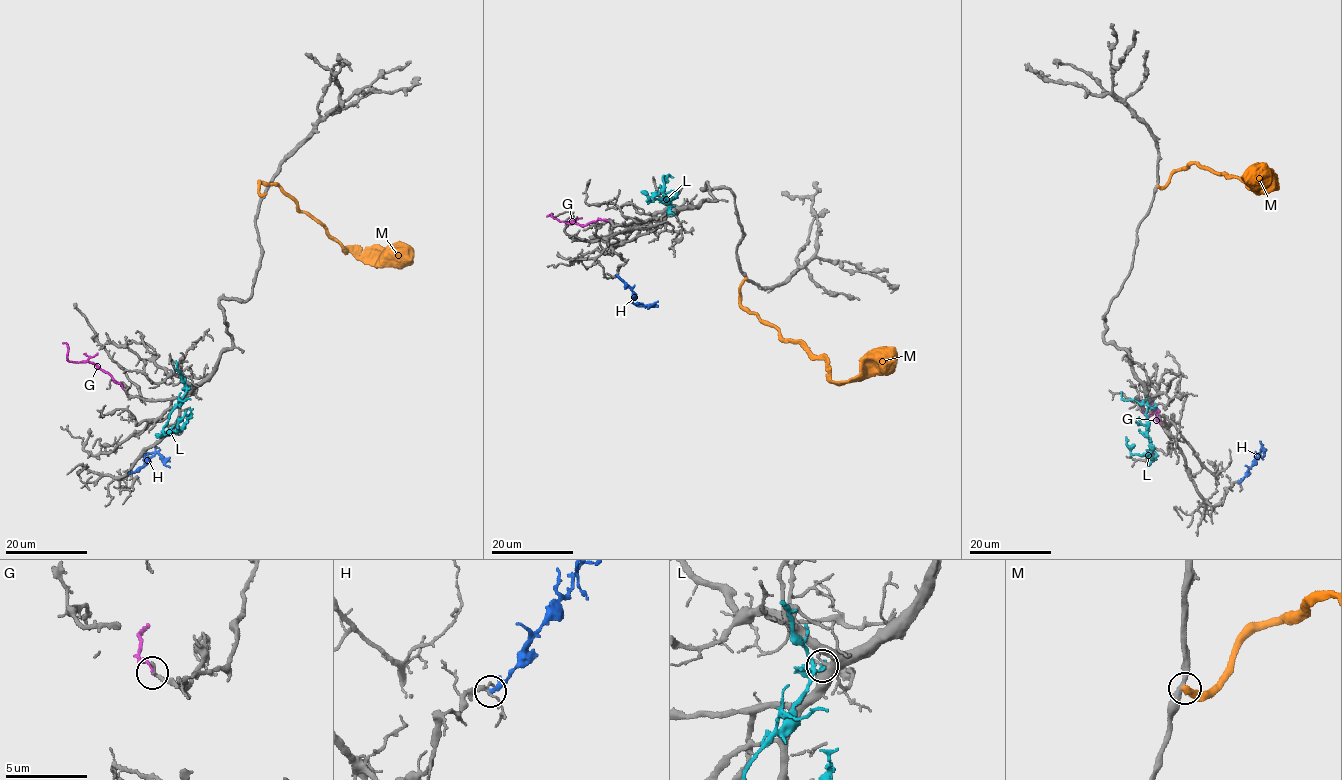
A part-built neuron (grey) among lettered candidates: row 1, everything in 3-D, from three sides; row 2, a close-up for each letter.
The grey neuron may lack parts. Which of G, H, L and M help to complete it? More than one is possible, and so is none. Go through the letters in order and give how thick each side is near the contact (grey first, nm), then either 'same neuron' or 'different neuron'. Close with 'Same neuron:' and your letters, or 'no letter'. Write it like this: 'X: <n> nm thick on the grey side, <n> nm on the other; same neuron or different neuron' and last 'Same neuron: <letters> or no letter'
G: 150 nm thick on the grey side, 190 nm on the other; same neuron
H: 160 nm thick on the grey side, 190 nm on the other; different neuron
L: 280 nm thick on the grey side, 300 nm on the other; different neuron
M: 360 nm thick on the grey side, 400 nm on the other; different neuron
Same neuron: G

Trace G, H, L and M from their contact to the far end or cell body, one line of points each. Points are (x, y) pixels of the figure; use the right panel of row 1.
G: (1160, 424), (1157, 409), (1154, 408), (1148, 416), (1142, 410), (1142, 402)
H: (1238, 482), (1252, 466), (1261, 447), (1261, 457)
L: (1155, 404), (1145, 415), (1154, 459), (1146, 454), (1152, 441), (1138, 429)
M: (1157, 186), (1195, 163), (1254, 187), (1277, 179), (1272, 174), (1258, 183), (1247, 177)

